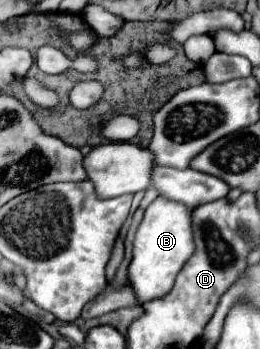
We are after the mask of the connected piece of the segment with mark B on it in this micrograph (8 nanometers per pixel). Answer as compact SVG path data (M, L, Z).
M162 195L156 197L150 203L150 207L144 211L144 219L138 225L138 231L134 237L134 257L128 269L130 283L140 303L168 293L176 281L176 275L180 273L188 257L192 257L192 253L194 253L194 239L192 239L190 209Z

